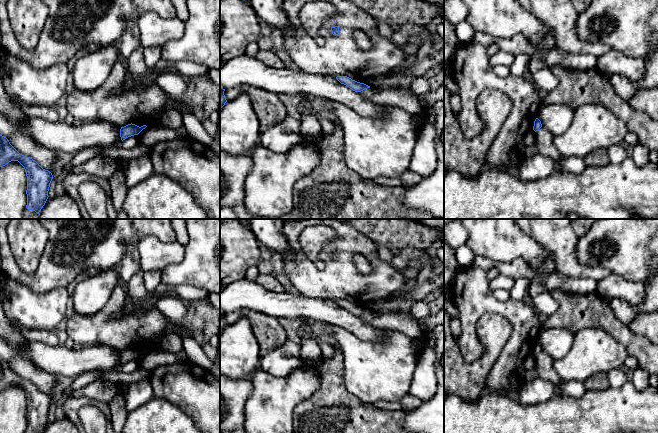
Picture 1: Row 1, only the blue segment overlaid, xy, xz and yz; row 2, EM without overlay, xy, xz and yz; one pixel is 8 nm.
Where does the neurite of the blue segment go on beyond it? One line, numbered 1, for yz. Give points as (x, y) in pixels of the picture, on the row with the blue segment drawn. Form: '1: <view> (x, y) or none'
1: none

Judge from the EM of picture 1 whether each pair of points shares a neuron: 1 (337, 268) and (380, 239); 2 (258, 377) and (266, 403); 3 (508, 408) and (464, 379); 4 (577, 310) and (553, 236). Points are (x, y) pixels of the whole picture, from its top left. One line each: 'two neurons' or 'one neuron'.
1: two neurons
2: one neuron
3: two neurons
4: two neurons

